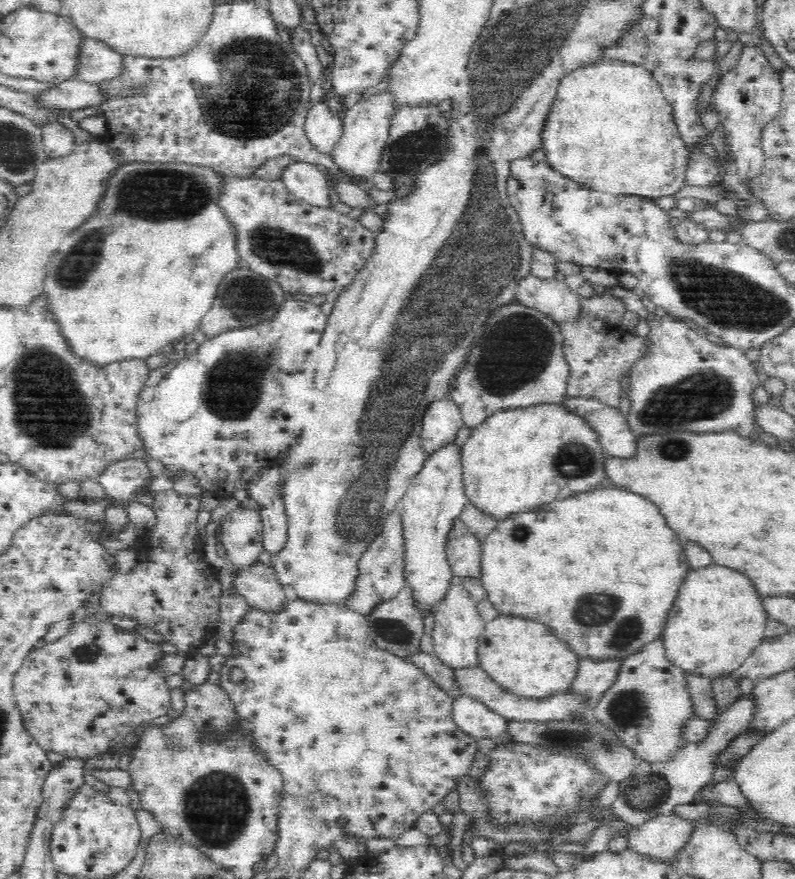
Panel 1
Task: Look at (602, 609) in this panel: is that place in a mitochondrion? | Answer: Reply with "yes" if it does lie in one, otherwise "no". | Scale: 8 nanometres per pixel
yes

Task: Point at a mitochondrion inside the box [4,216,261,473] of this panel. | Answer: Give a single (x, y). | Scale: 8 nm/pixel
(47, 401)

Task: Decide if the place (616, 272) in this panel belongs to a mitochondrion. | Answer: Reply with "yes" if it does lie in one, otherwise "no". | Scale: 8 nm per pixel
no

